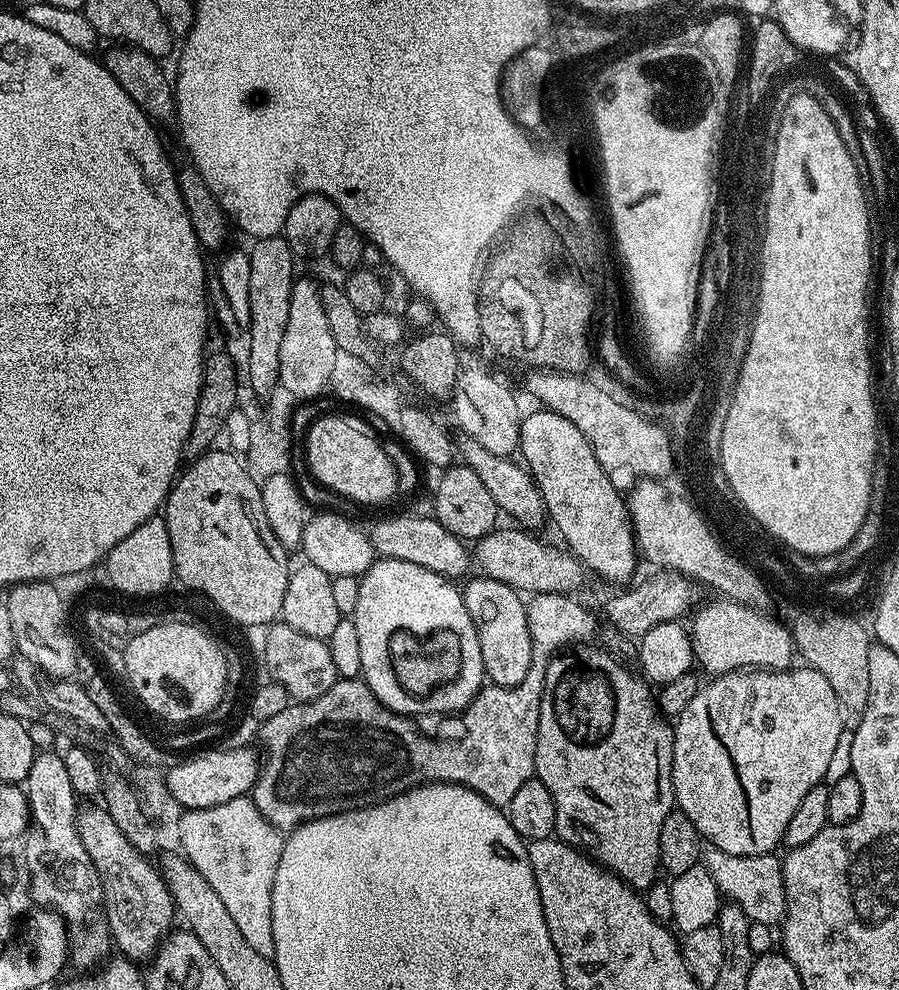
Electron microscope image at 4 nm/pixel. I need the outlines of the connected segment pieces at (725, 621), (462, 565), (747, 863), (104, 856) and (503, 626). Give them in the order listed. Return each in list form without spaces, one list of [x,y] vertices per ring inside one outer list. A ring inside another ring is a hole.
[[[714,604],[706,612],[701,613],[700,619],[690,623],[690,639],[695,663],[699,667],[701,664],[709,672],[707,675],[712,678],[741,671],[745,666],[755,666],[760,670],[789,669],[787,661],[792,633],[787,627],[783,628],[779,622],[776,616],[772,618],[759,616],[758,612],[747,611],[745,608],[737,607],[736,604]]]
[[[411,514],[405,516],[392,516],[389,520],[380,520],[373,528],[370,528],[372,547],[376,549],[381,557],[389,560],[401,560],[402,562],[414,562],[414,566],[422,566],[434,574],[445,577],[453,582],[459,581],[459,576],[469,575],[468,567],[473,566],[474,560],[468,557],[469,545],[465,541],[459,540],[446,526],[442,526],[436,519],[418,518]]]
[[[709,847],[703,853],[702,863],[714,882],[720,887],[721,893],[747,914],[749,920],[766,922],[773,926],[784,920],[788,910],[788,898],[784,889],[784,870],[775,855],[739,856],[726,854],[721,848]]]
[[[105,807],[88,808],[85,812],[83,809],[77,824],[86,854],[90,854],[90,862],[94,862],[104,887],[104,913],[108,916],[113,945],[120,947],[123,959],[151,961],[174,924],[174,903],[161,873],[156,873],[147,864],[146,856],[126,840]]]
[[[483,574],[477,576],[477,580],[469,579],[469,584],[463,585],[462,595],[482,646],[484,670],[495,687],[513,688],[522,682],[522,678],[526,678],[526,670],[530,670],[532,661],[528,610],[521,593],[509,584],[490,580]]]

